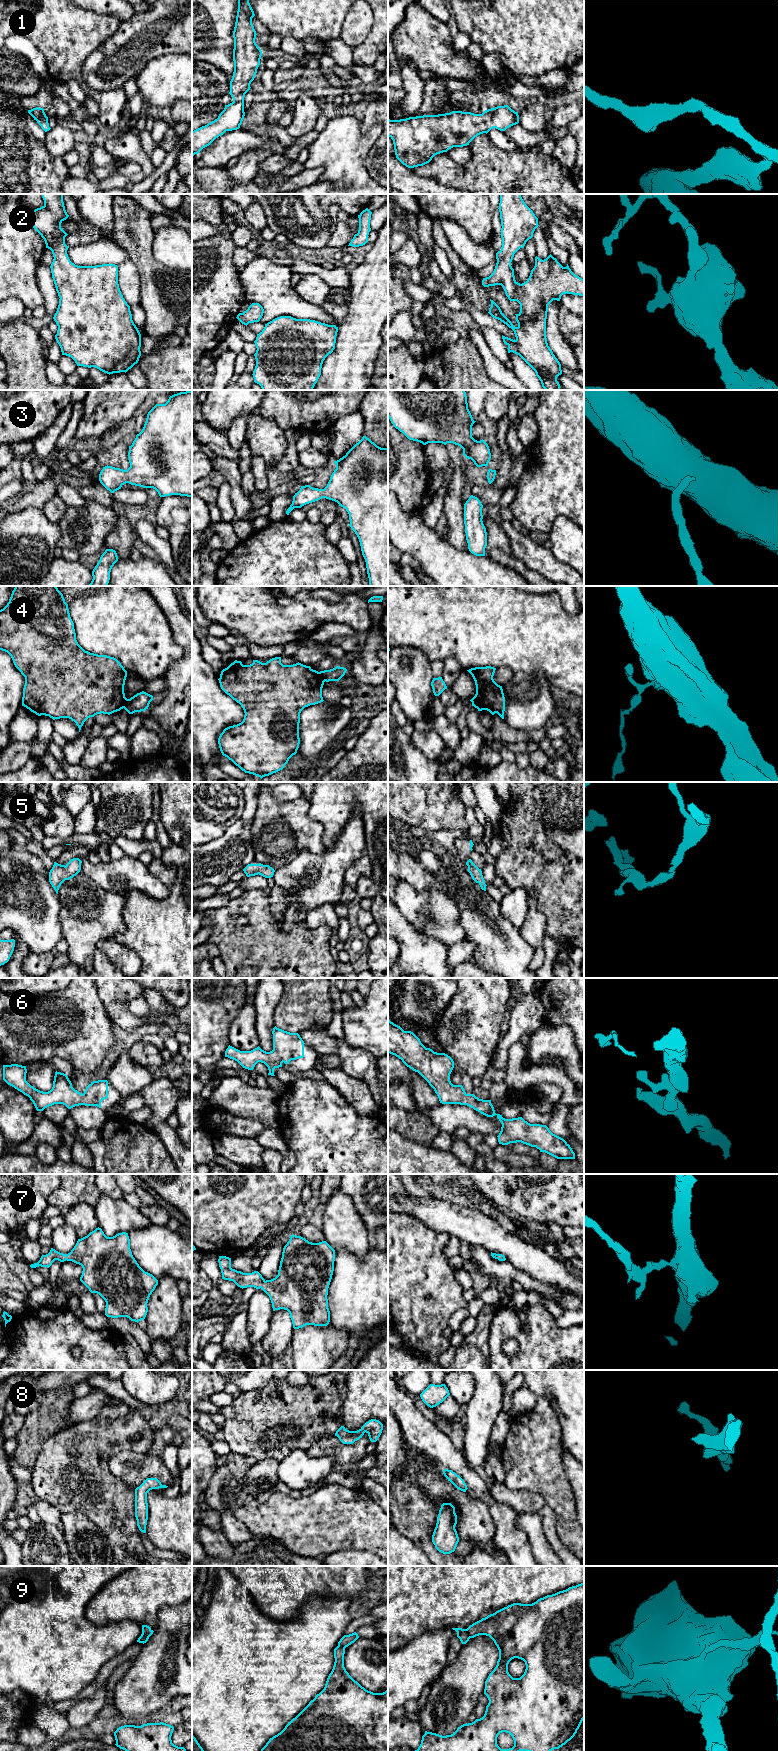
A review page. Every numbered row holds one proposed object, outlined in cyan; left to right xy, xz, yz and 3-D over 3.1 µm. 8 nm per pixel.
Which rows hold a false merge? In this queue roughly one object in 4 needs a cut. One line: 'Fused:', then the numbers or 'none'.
Fused: 4, 9

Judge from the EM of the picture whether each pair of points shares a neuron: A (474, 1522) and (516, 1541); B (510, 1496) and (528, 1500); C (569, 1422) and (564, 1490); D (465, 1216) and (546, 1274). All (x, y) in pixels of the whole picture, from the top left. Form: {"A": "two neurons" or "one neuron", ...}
{"A": "two neurons", "B": "one neuron", "C": "two neurons", "D": "one neuron"}

